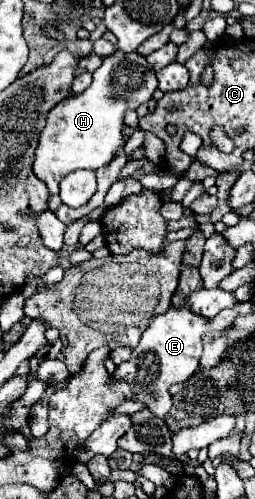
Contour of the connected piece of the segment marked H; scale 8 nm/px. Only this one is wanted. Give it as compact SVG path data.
M116 52L102 60L102 66L94 72L94 82L82 94L72 94L58 102L46 116L46 126L40 132L36 148L34 174L46 182L52 194L58 194L60 180L74 170L98 170L108 166L116 152L126 146L124 114L152 100L158 88L156 74L150 70L144 56L138 52Z

